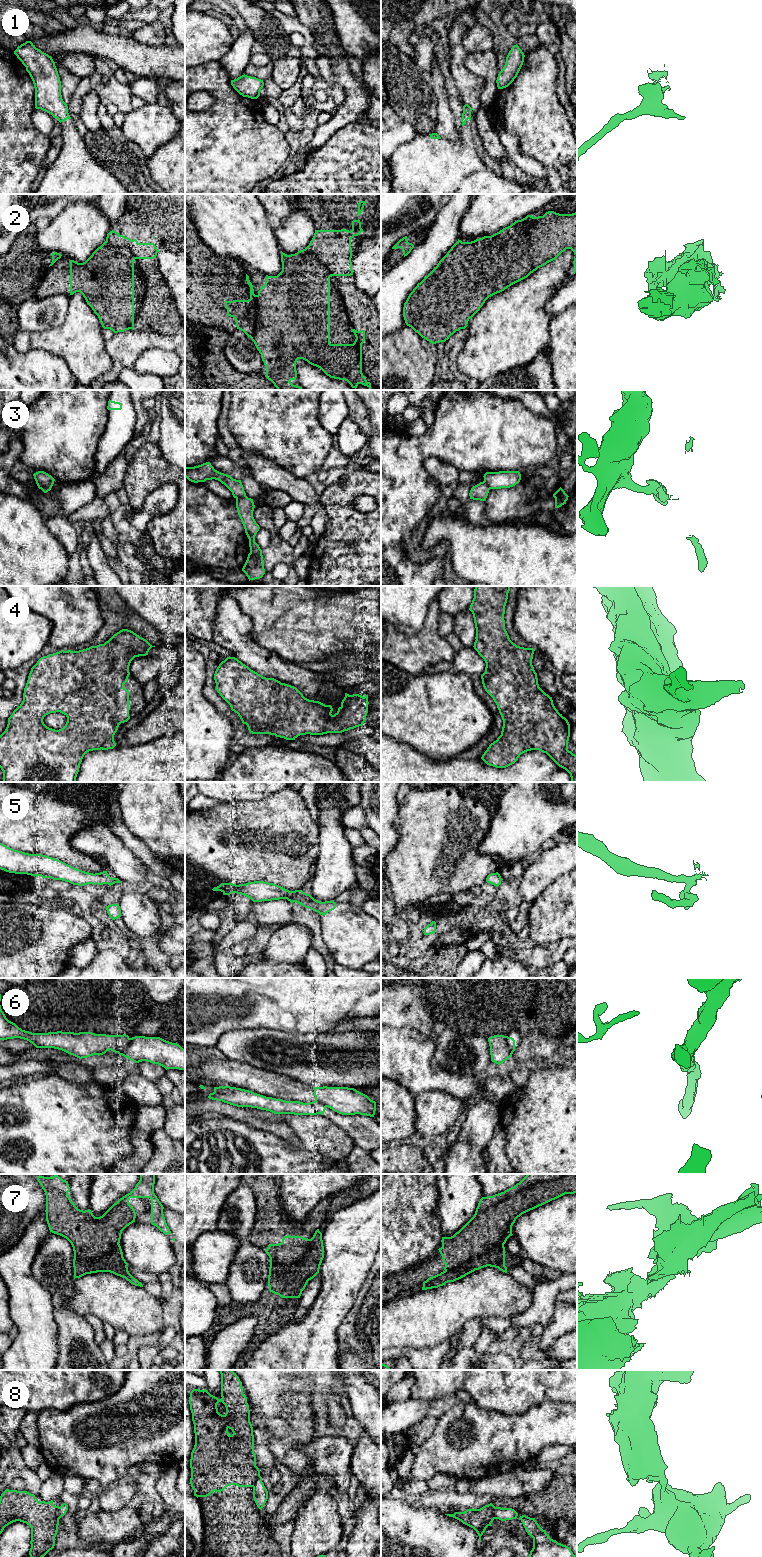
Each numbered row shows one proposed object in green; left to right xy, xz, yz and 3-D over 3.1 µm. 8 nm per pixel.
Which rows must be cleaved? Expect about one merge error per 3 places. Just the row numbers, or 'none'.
3, 6, 8

